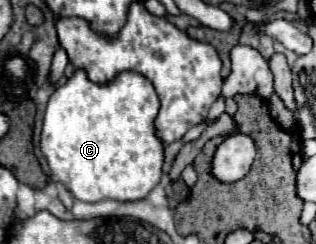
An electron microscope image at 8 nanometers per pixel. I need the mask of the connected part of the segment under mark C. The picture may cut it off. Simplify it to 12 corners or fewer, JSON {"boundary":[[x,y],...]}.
{"boundary":[[138,73],[74,75],[40,147],[78,201],[160,183],[158,97]]}

